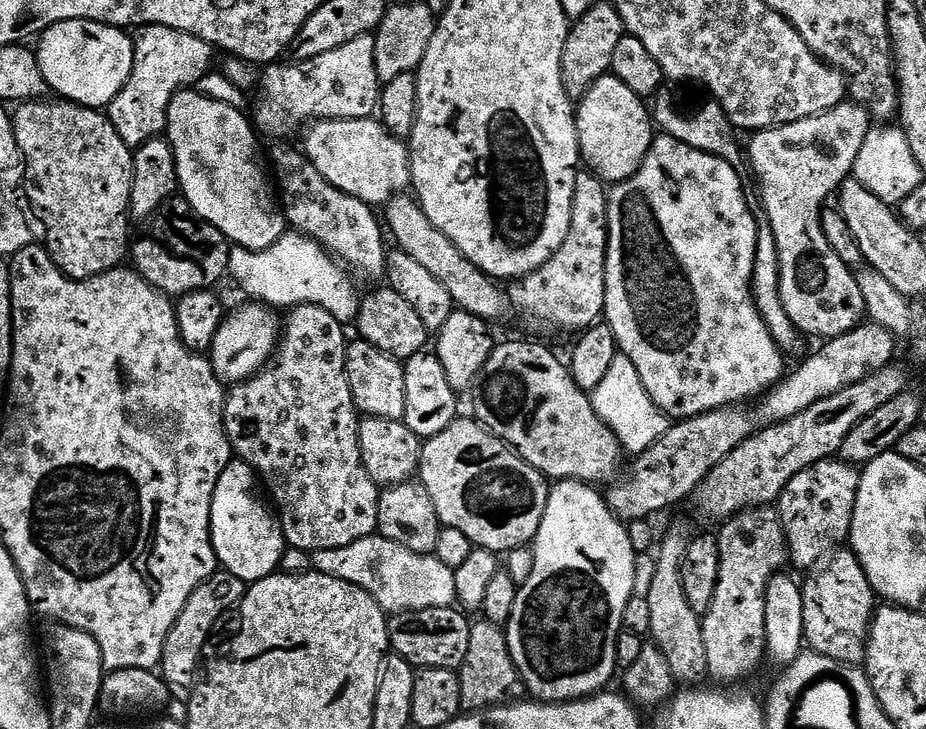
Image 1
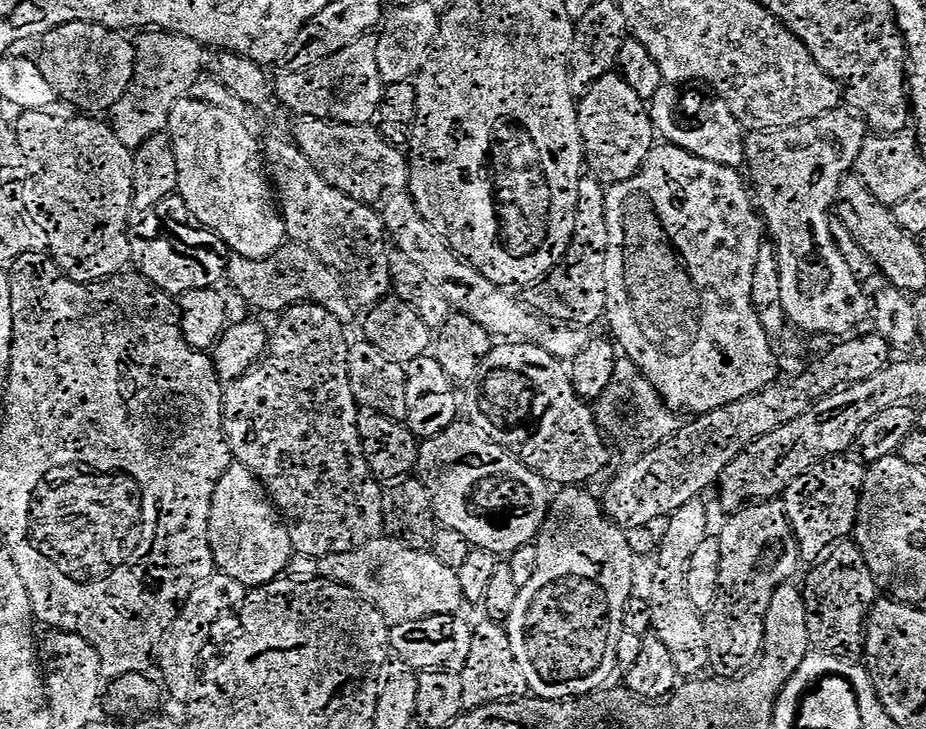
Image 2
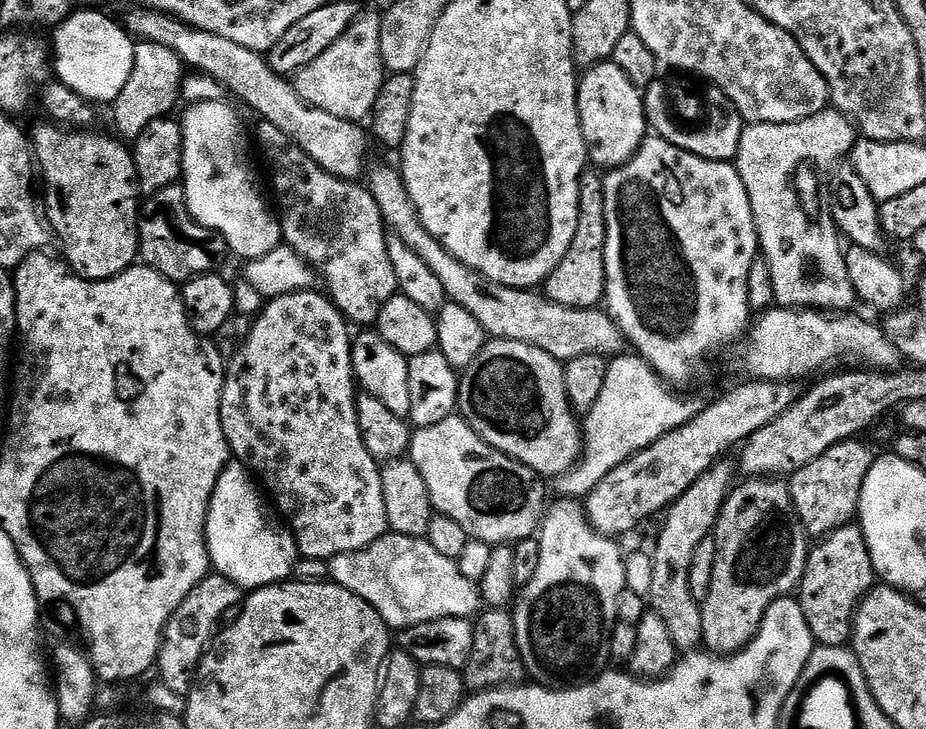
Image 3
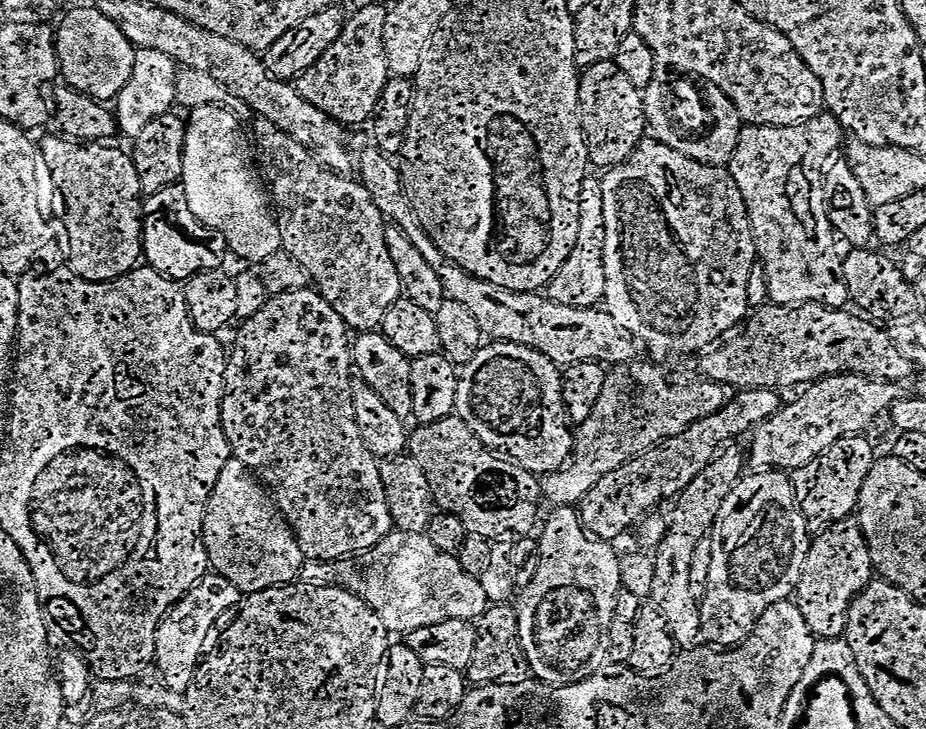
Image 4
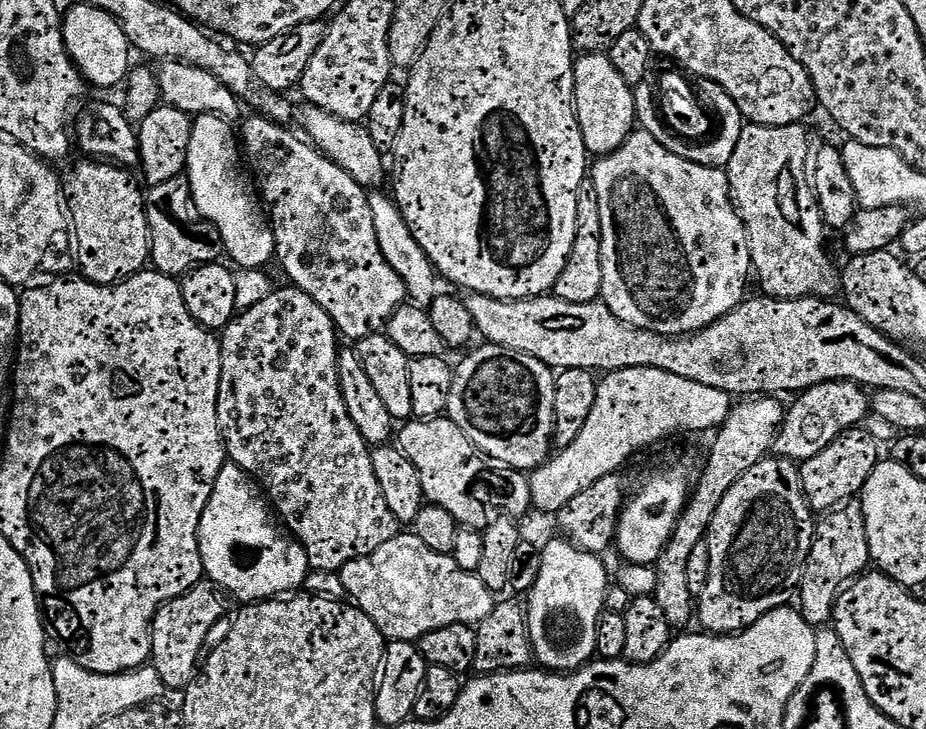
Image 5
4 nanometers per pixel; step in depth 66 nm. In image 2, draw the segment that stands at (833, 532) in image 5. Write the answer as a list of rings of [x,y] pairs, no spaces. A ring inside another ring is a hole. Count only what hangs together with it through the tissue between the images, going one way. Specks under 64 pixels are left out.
[[[851,539],[840,541],[815,565],[802,583],[806,602],[806,630],[813,649],[859,661],[864,656],[864,634],[868,614],[878,599],[876,580],[866,566],[862,550]]]

